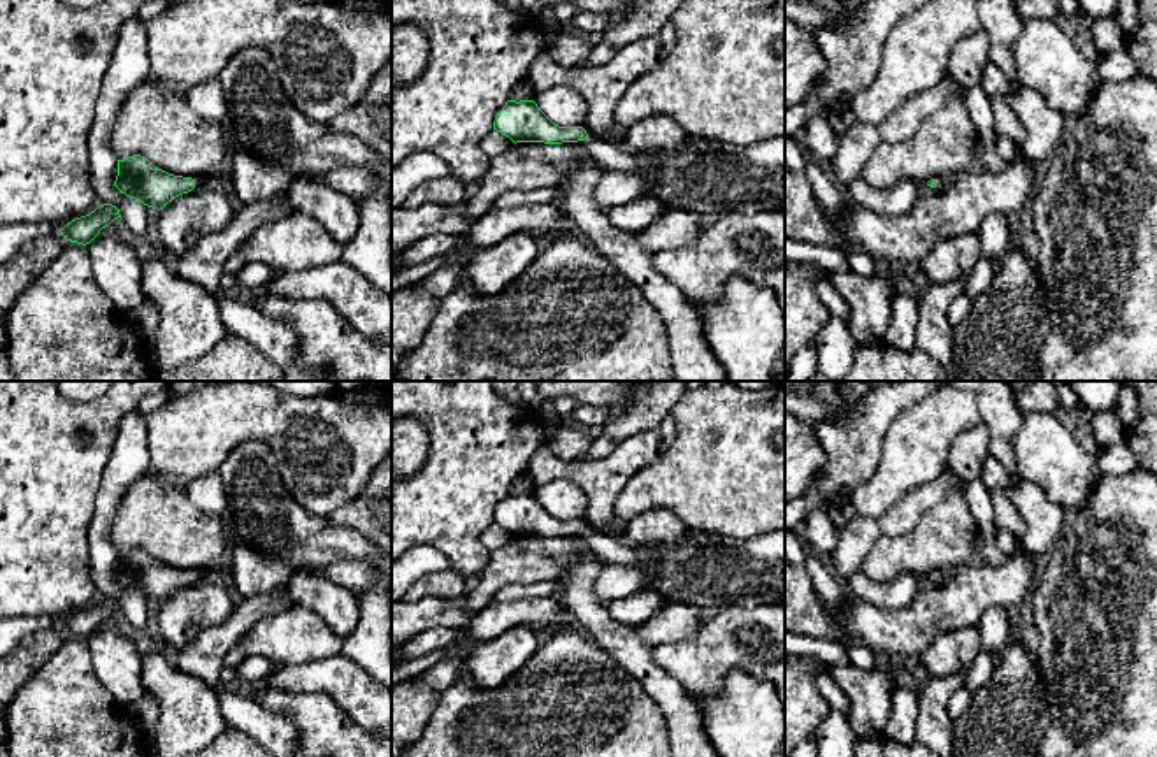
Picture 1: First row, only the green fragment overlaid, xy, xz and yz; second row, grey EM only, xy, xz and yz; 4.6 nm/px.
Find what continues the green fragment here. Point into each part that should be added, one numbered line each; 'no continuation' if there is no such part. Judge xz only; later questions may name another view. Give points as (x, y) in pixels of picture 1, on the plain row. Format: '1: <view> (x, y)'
1: xz (711, 571)

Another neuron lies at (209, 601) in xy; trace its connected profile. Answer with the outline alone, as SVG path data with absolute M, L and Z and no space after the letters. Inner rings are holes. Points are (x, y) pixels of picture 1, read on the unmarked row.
M226 567L207 573L160 602L162 641L169 650L190 645L204 631L225 624L239 599L226 578Z

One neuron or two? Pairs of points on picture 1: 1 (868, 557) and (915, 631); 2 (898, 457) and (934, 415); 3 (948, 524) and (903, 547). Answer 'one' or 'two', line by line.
1: two
2: one
3: one

